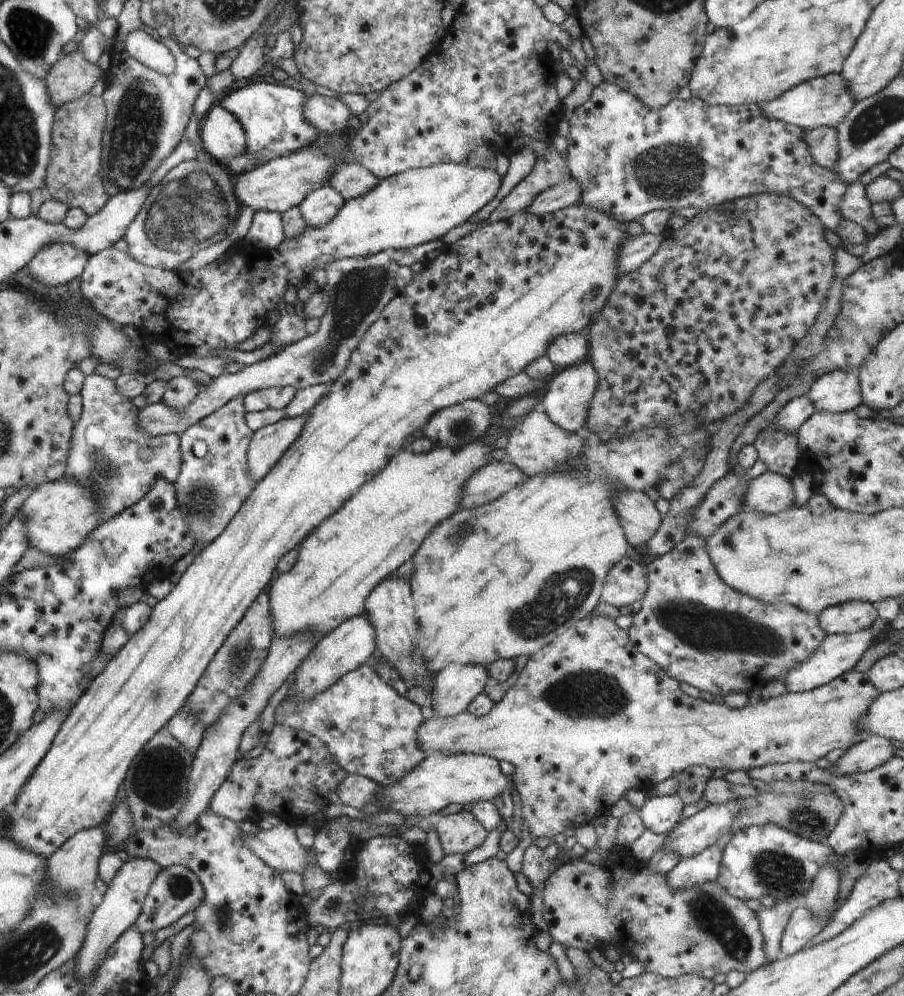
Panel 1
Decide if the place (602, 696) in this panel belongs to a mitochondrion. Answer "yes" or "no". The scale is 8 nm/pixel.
yes

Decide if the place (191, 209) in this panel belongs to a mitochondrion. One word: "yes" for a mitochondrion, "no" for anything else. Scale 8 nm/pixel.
yes

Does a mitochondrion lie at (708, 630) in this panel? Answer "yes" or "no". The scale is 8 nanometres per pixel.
yes

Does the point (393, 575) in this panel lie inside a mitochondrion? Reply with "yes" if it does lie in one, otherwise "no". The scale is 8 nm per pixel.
no

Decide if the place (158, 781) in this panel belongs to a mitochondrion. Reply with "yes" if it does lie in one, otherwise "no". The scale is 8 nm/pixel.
yes

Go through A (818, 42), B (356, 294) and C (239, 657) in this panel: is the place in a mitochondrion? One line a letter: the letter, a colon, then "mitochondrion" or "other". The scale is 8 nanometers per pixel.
A: other
B: mitochondrion
C: mitochondrion

